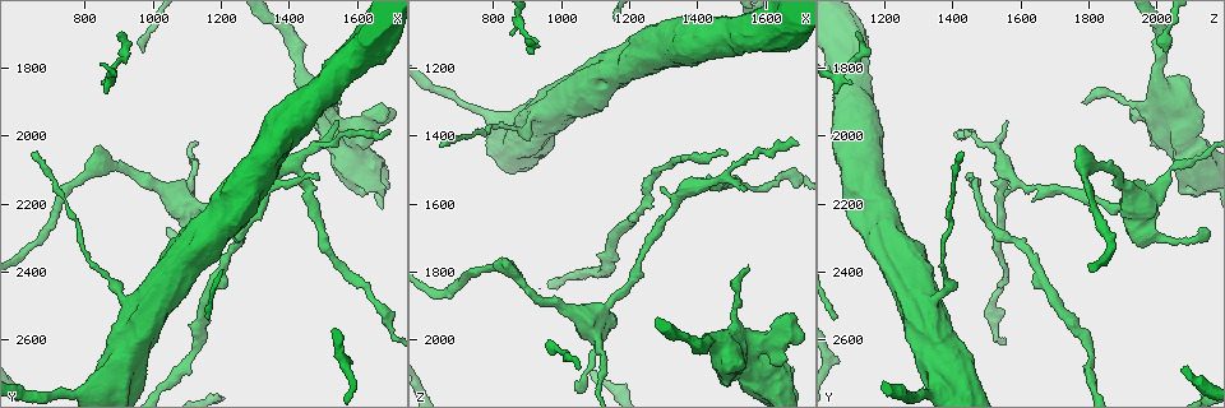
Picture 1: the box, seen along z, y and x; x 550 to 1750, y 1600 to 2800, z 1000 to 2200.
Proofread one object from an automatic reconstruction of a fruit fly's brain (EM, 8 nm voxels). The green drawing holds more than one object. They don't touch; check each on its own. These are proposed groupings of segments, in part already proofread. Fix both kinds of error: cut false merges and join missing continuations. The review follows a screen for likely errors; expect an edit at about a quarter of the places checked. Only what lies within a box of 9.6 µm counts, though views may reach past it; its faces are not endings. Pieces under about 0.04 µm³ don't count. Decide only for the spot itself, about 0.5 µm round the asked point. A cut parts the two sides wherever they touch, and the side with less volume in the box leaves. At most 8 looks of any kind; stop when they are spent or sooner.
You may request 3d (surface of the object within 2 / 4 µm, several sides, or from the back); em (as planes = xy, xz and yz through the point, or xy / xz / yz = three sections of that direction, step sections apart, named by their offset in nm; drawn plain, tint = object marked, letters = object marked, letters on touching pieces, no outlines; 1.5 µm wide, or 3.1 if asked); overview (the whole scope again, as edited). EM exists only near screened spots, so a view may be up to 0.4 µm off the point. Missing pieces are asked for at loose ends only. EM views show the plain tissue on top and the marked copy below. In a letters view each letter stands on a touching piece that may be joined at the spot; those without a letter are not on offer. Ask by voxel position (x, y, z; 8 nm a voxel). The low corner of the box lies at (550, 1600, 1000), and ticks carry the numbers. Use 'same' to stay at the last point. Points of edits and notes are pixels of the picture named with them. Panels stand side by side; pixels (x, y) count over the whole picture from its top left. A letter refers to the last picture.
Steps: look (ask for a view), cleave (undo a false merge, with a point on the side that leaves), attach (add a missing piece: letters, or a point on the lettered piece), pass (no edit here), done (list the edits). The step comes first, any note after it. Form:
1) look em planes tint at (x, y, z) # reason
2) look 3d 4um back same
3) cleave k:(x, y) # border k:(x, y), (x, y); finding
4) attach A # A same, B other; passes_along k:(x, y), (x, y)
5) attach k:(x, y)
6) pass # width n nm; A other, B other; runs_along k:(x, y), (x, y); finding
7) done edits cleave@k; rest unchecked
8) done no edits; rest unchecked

look 3d 4um at (1490, 2130, 1450) # thin end

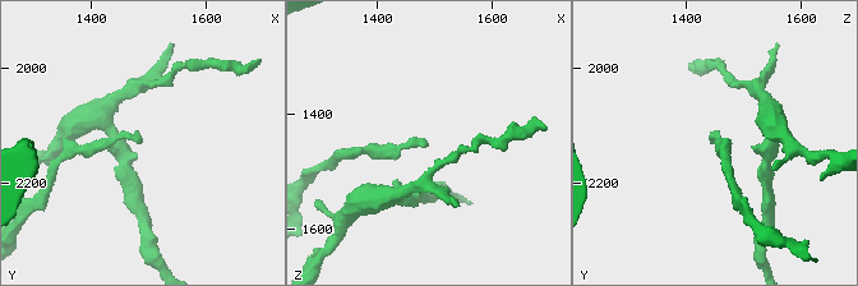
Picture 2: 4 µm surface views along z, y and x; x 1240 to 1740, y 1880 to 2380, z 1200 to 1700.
look em xy step 8 letters at (1485, 2125, 1450)

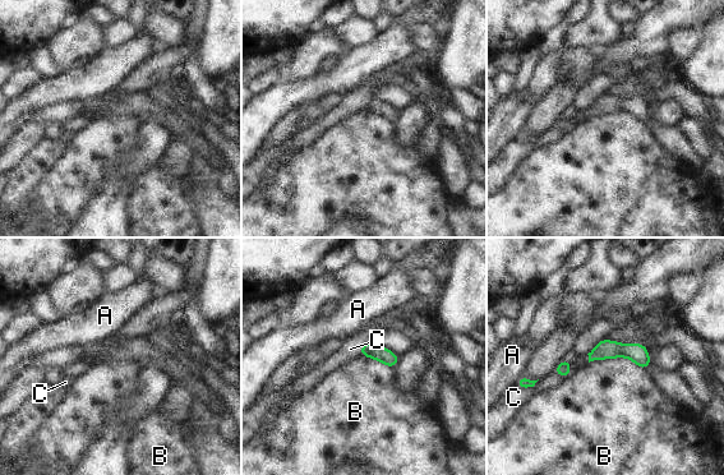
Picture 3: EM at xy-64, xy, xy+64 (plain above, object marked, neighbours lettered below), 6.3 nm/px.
pass # width 100 nm; A other, B other, C other; runs_along 3:(591, 355), (635, 351), (646, 363); no lettered piece goes on from it

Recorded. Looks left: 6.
look 3d 4um at (1290, 2170, 1550) # thin end

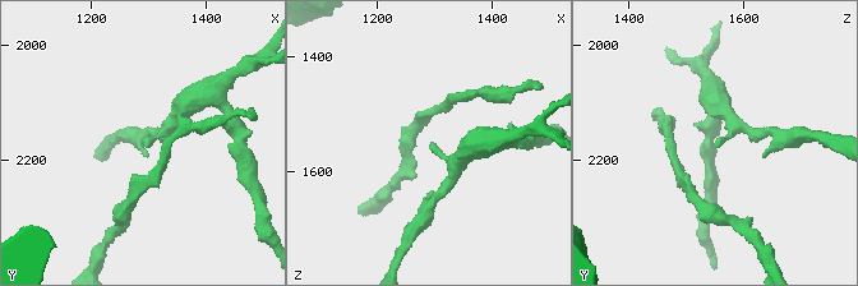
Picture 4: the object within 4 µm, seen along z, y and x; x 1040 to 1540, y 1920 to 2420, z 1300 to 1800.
look em yz step 4 tint at (1285, 2170, 1545)

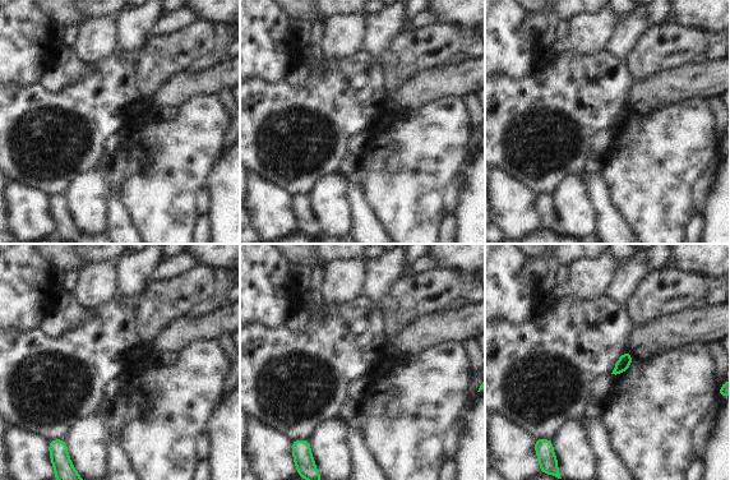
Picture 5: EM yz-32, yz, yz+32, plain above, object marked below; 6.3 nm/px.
look em planes letters same # another direction

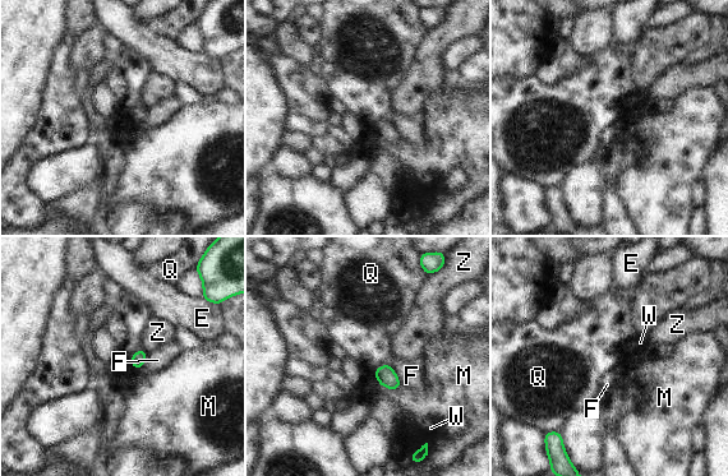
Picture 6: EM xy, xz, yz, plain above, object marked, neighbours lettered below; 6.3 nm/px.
pass # E other, F other, M other, Q other, W other, Z other; border 6:(390, 364), (382, 364), (373, 370); none of them fits

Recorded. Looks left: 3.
look em planes letters at (1030, 2270, 2150) # thin end

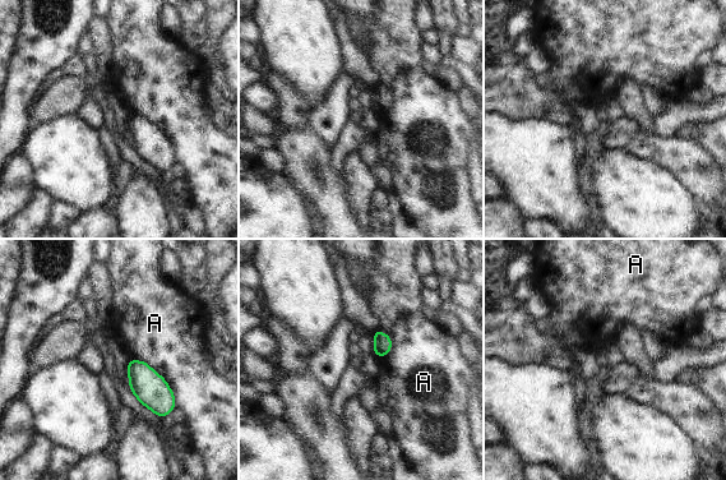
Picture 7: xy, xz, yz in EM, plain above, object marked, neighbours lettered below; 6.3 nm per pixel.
pass # A other; no lettered piece goes on from it

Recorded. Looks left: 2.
done no edits; rest unchecked

